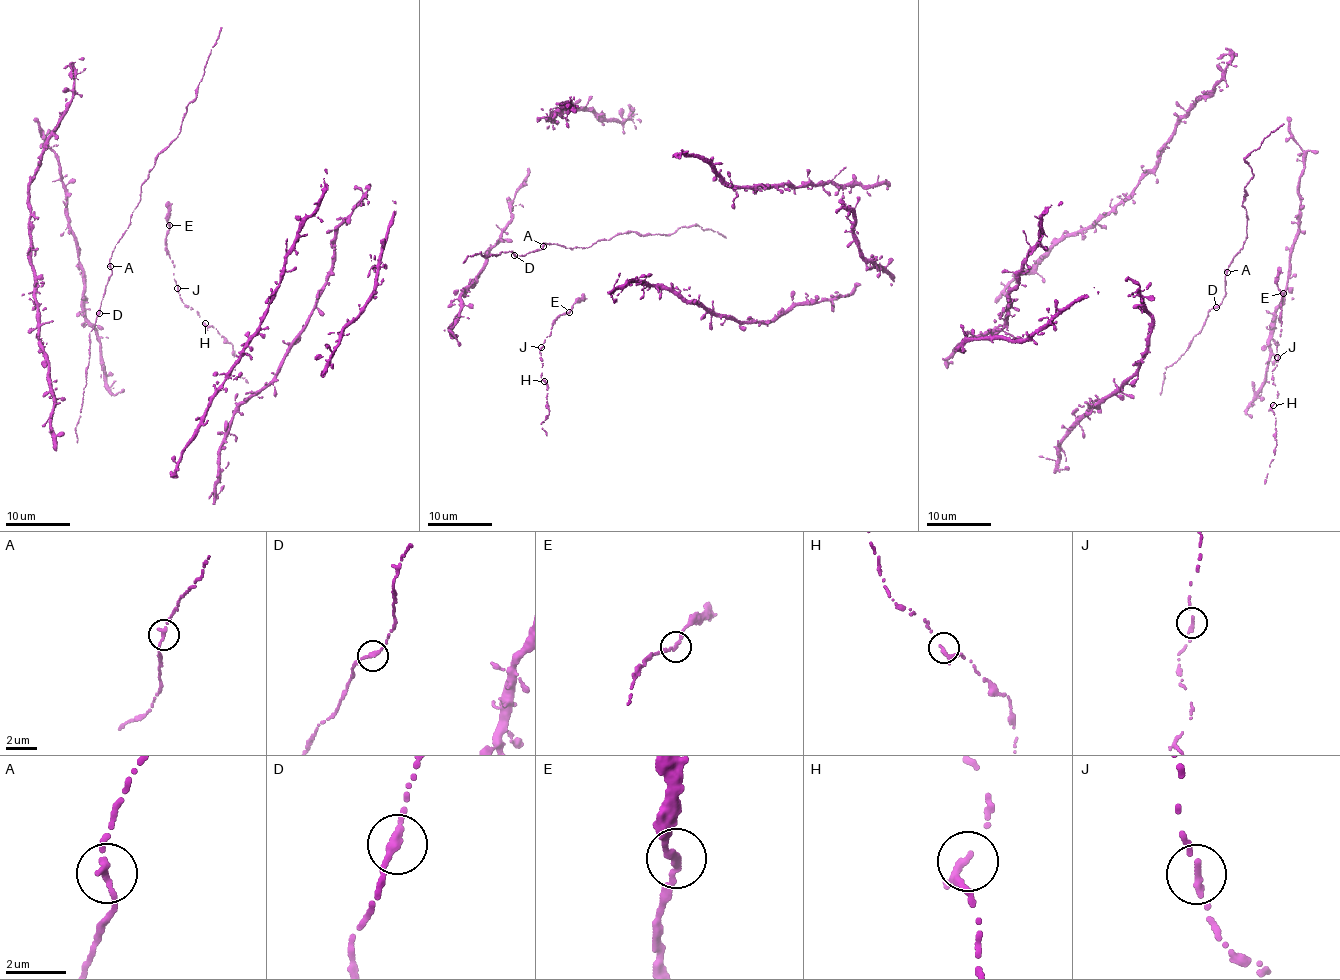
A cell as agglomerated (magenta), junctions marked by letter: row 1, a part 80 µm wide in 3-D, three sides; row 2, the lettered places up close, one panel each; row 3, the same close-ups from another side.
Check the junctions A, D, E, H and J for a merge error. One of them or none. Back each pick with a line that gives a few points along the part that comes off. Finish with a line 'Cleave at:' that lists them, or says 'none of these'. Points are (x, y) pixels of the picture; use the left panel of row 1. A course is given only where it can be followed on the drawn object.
Cleave at: none of these

